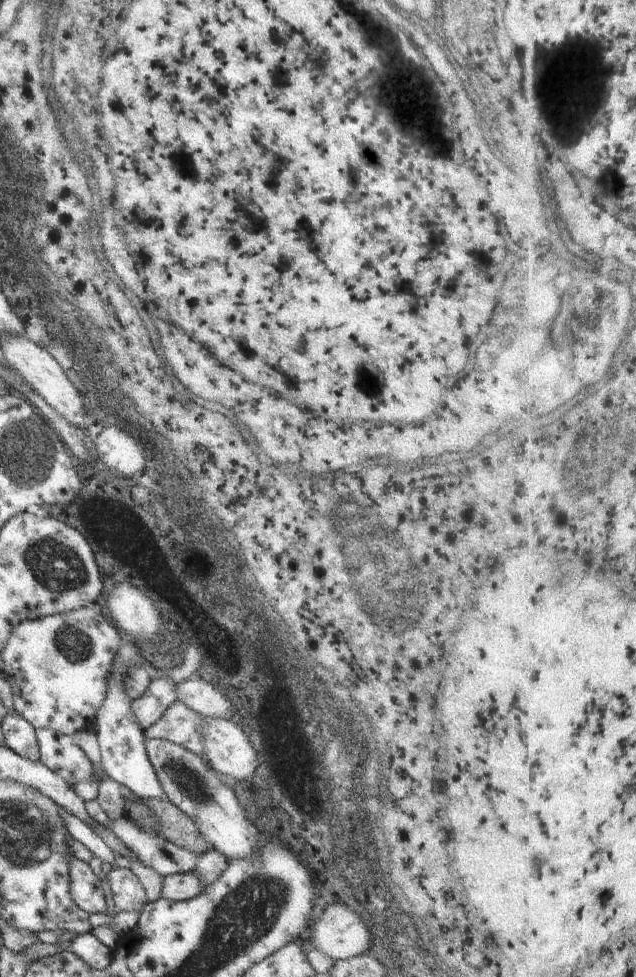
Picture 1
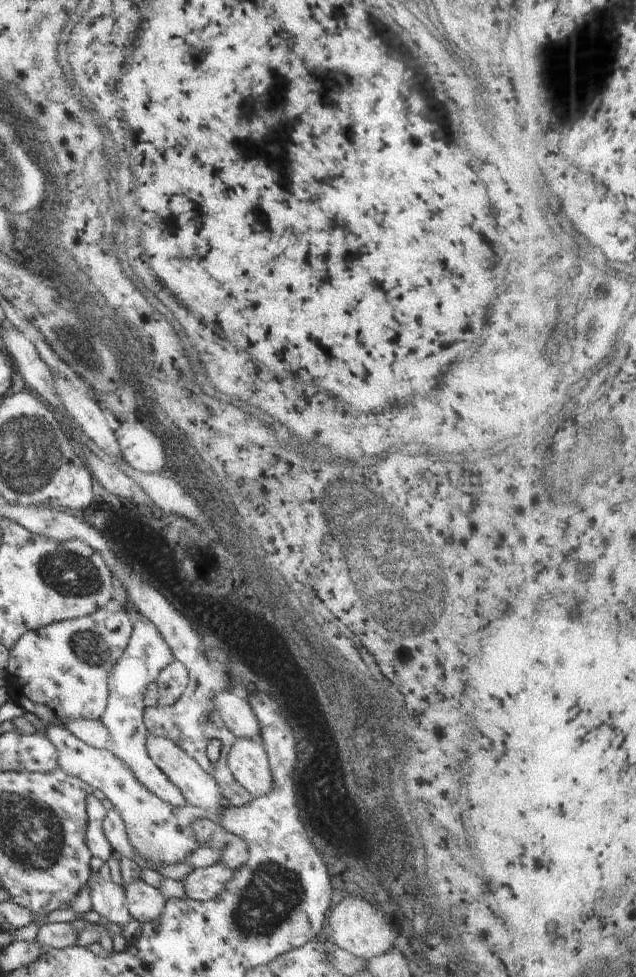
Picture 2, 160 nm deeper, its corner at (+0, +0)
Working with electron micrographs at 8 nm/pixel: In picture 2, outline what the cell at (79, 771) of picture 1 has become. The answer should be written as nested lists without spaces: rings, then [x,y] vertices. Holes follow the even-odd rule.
[[[52,725],[45,737],[58,749],[58,767],[66,774],[81,778],[94,789],[104,792],[122,817],[128,840],[138,856],[154,867],[182,863],[198,847],[192,823],[208,818],[207,812],[194,805],[175,807],[153,795],[112,751],[97,749],[75,737],[62,725]]]

